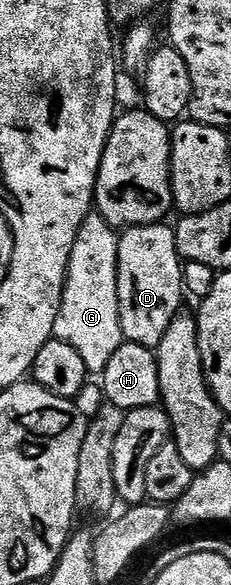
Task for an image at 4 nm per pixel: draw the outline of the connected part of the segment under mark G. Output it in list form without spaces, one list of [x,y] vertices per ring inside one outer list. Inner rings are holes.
[[[89,213],[72,248],[62,303],[58,319],[54,323],[55,340],[70,343],[70,347],[82,355],[82,363],[86,363],[89,374],[92,375],[103,374],[114,351],[118,351],[118,347],[125,342],[118,311],[119,242],[117,230],[106,223],[100,213]]]

